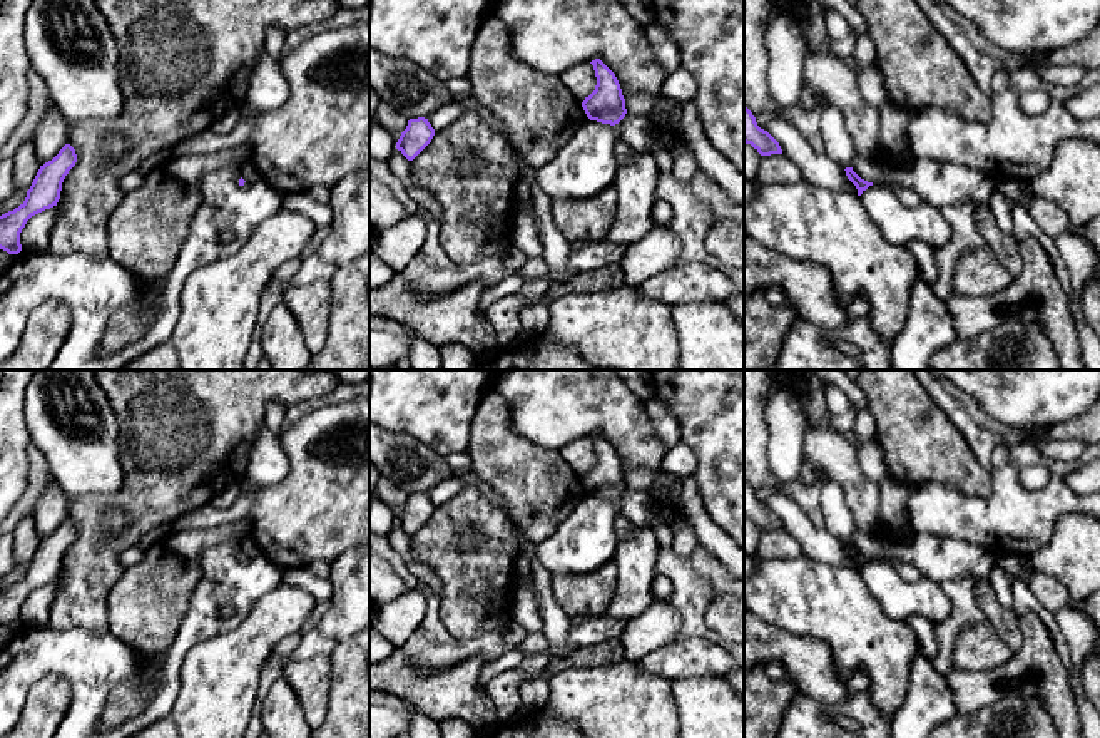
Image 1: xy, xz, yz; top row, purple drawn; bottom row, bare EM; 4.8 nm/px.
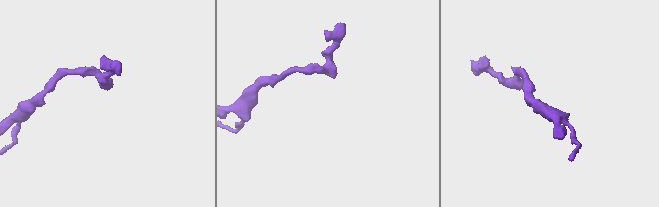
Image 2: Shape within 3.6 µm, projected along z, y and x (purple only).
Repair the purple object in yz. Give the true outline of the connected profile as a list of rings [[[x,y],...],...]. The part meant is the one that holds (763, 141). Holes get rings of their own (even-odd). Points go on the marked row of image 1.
[[[744,107],[744,142],[751,144],[761,156],[782,154],[779,142],[757,126],[747,107]]]

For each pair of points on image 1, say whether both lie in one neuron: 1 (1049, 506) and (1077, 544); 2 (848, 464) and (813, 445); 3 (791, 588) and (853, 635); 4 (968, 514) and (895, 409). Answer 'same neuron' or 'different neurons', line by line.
1: different neurons
2: same neuron
3: same neuron
4: different neurons

